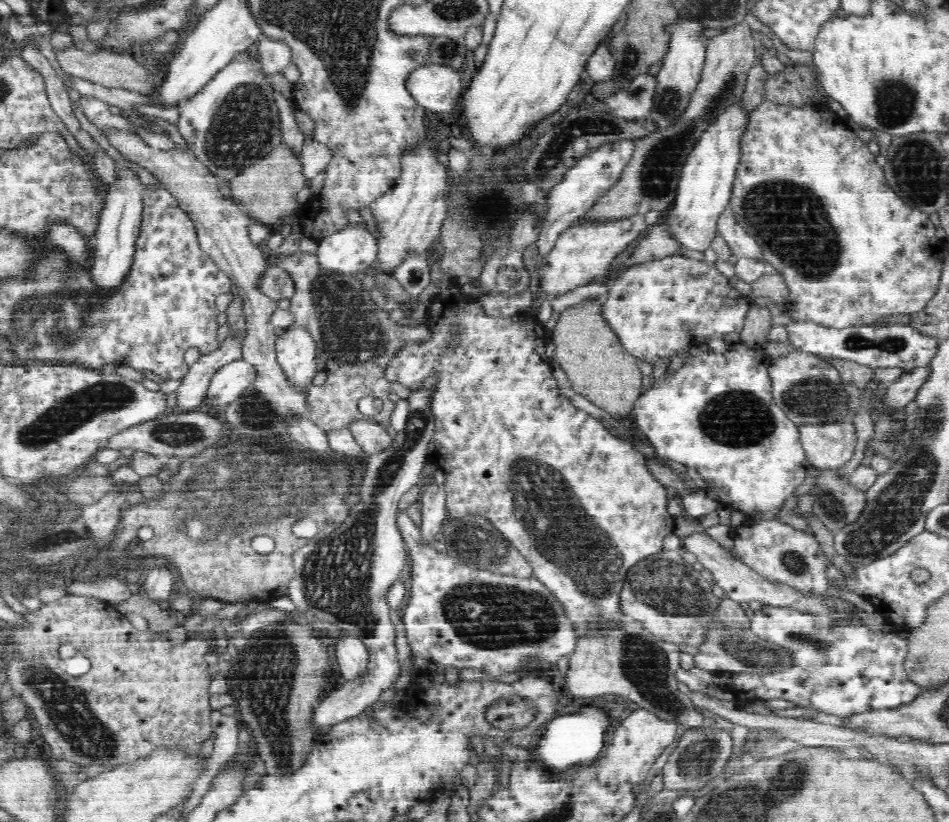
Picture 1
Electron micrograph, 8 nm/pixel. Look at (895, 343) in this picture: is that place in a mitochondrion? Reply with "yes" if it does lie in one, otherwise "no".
yes

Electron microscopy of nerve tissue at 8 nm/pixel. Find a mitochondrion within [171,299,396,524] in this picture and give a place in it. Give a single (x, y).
(257, 413)

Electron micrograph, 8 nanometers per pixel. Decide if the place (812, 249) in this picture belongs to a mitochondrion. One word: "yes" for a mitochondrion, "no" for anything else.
yes

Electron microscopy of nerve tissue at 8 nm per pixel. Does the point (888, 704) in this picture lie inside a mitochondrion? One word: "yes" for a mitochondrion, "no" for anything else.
no

